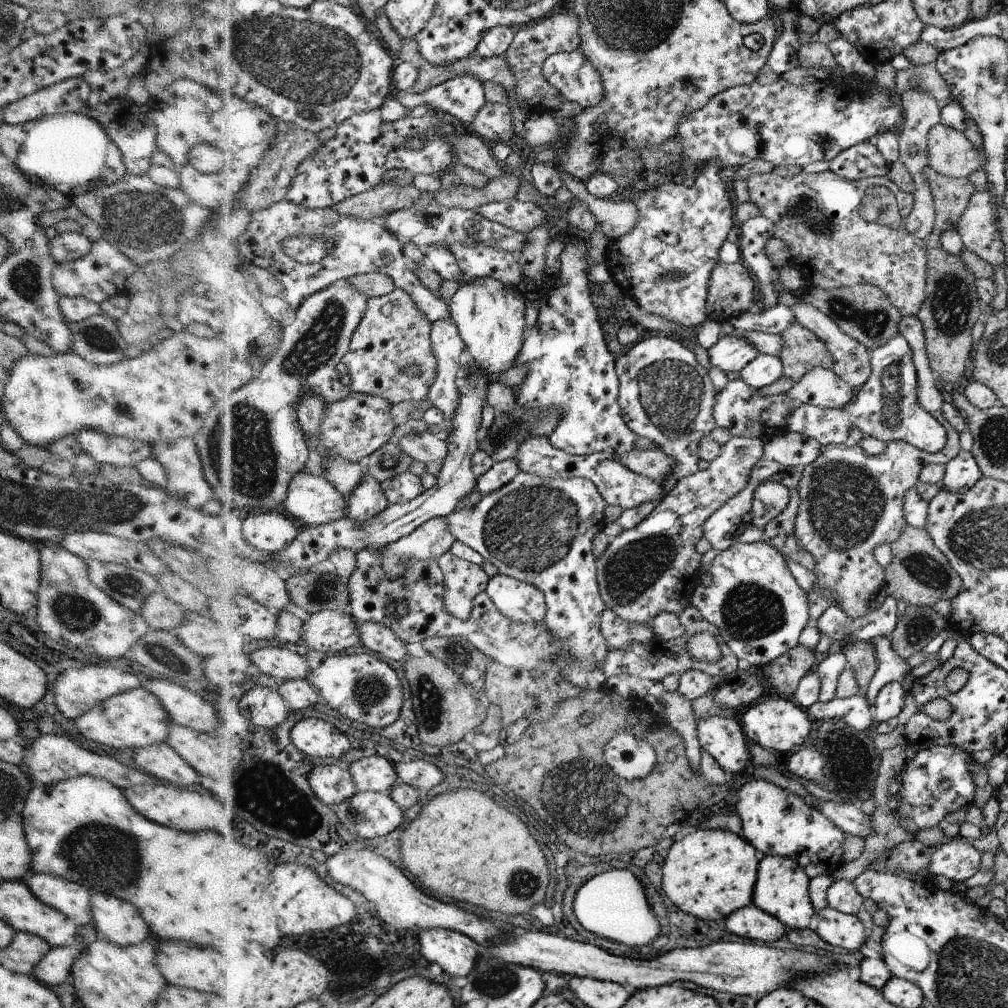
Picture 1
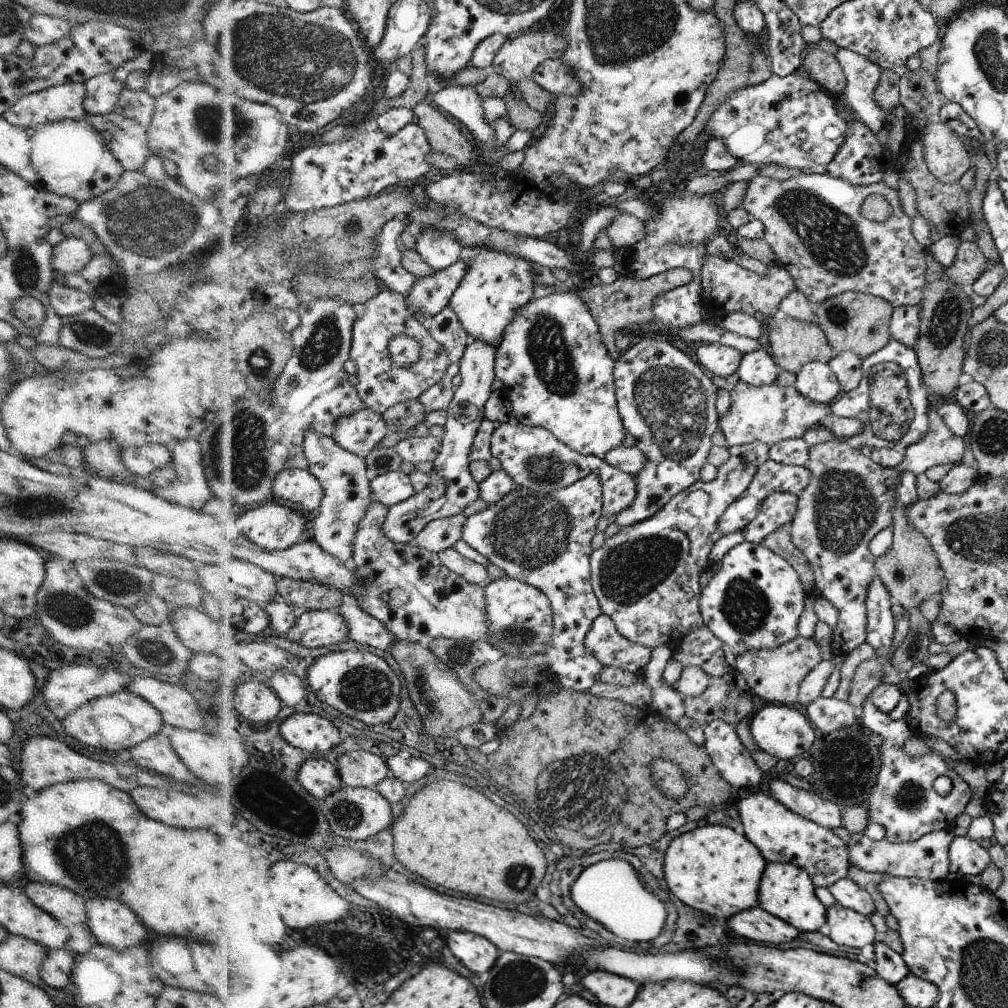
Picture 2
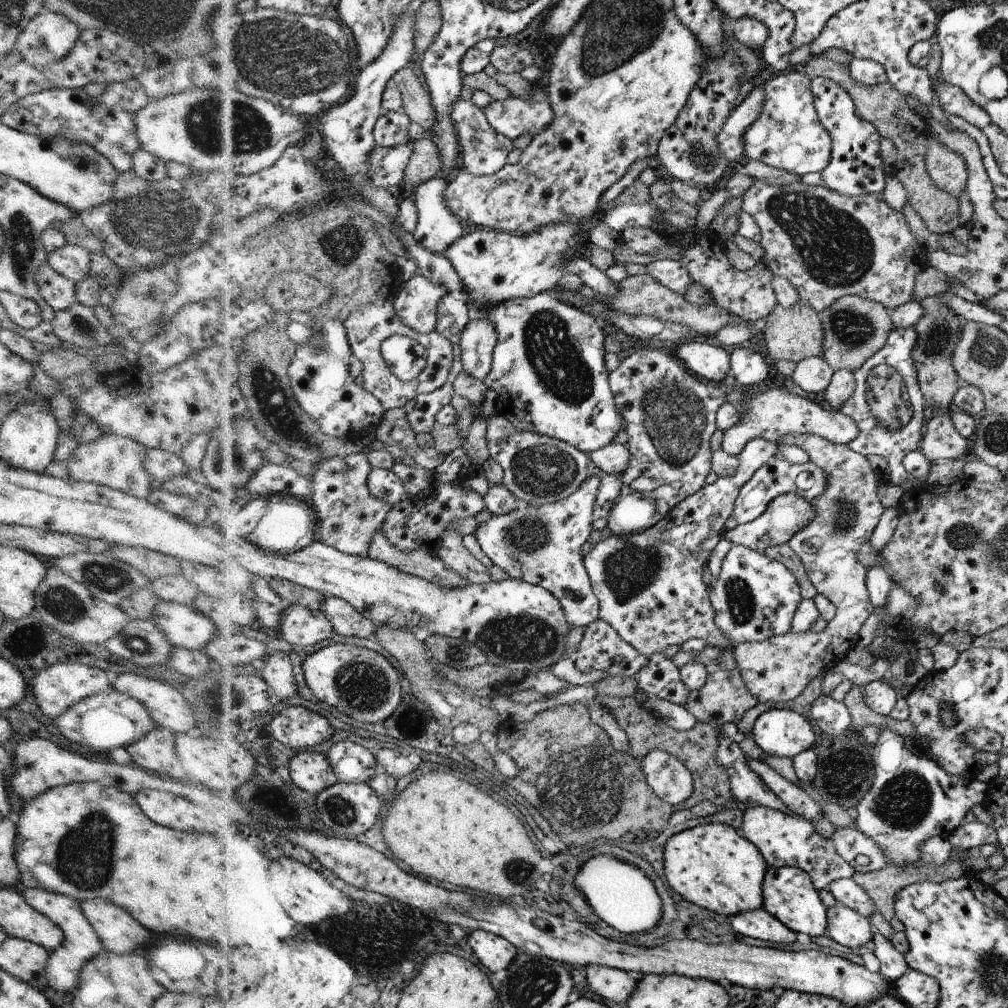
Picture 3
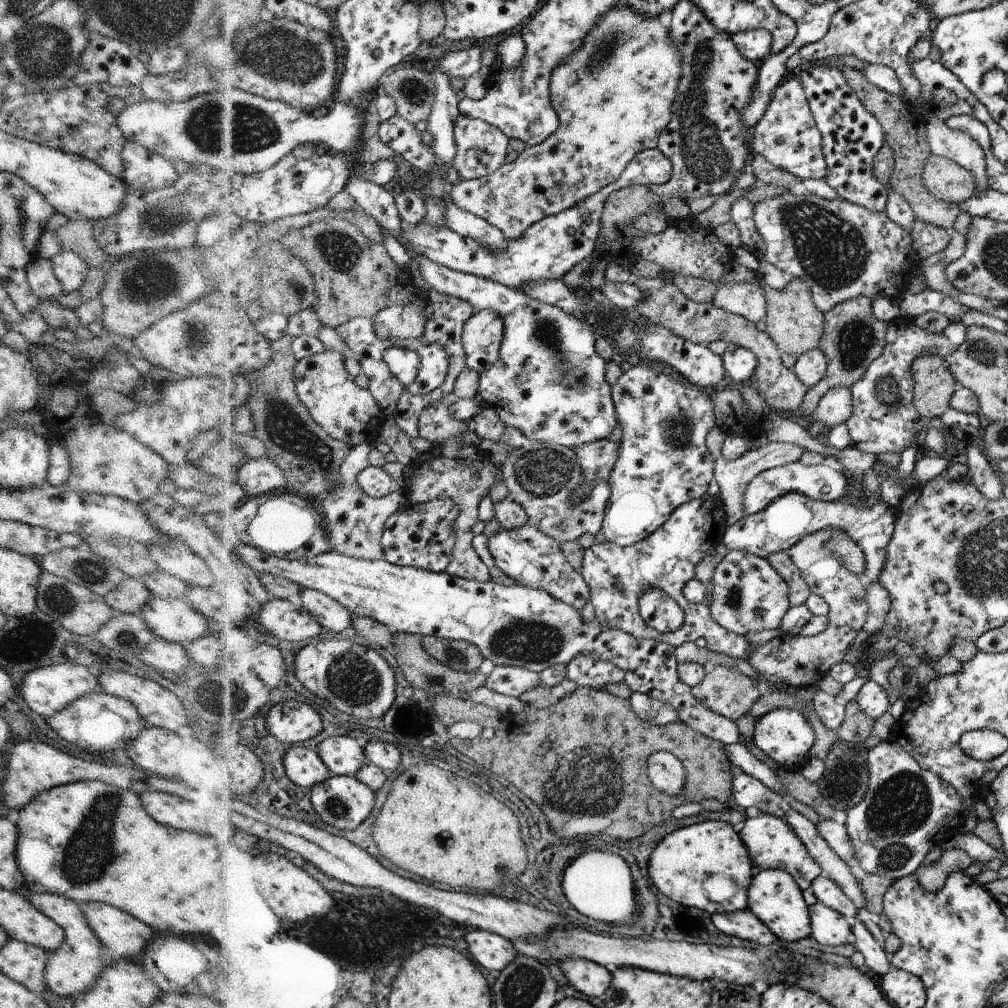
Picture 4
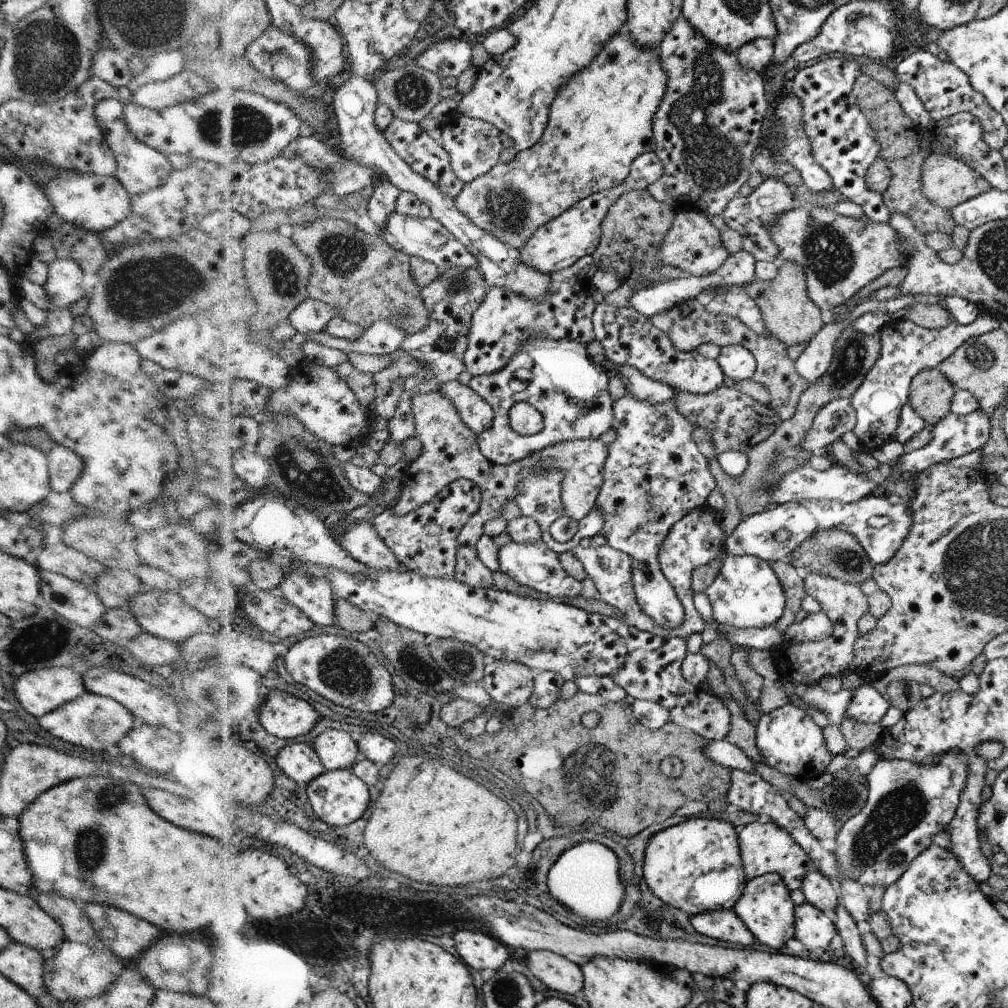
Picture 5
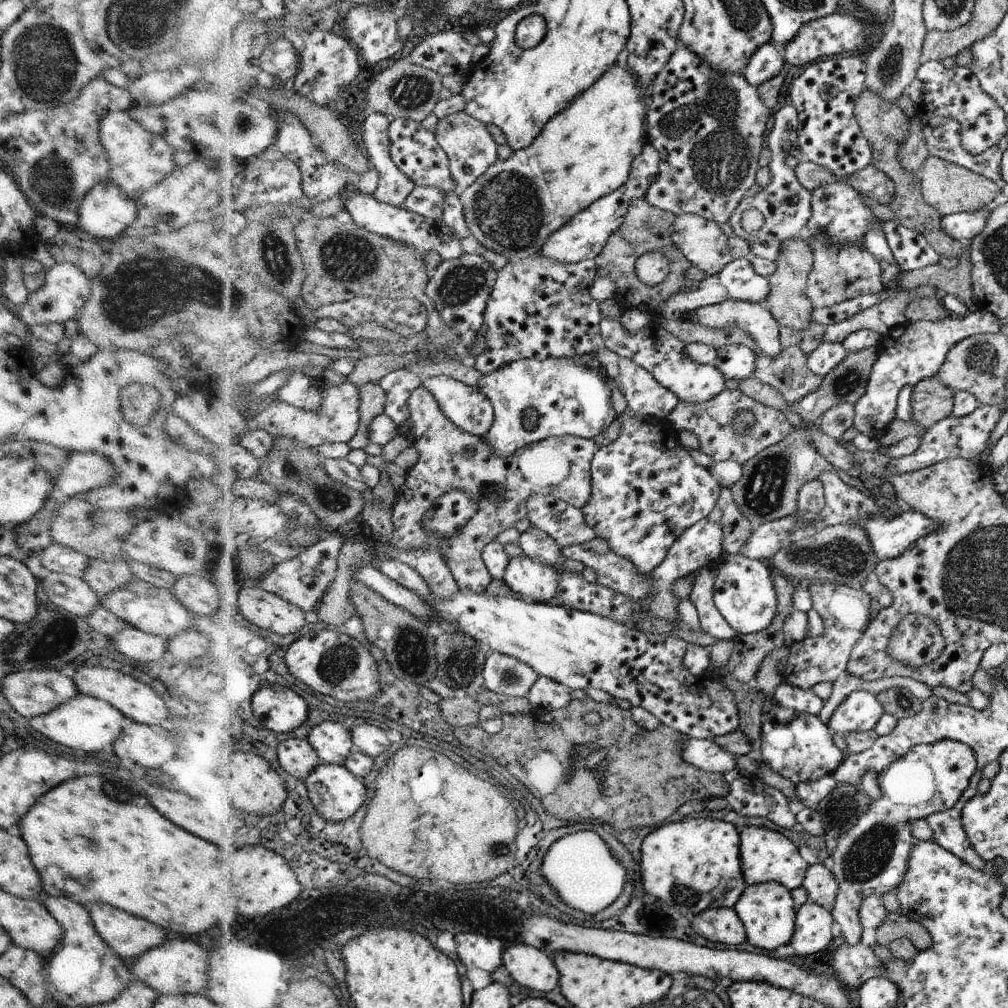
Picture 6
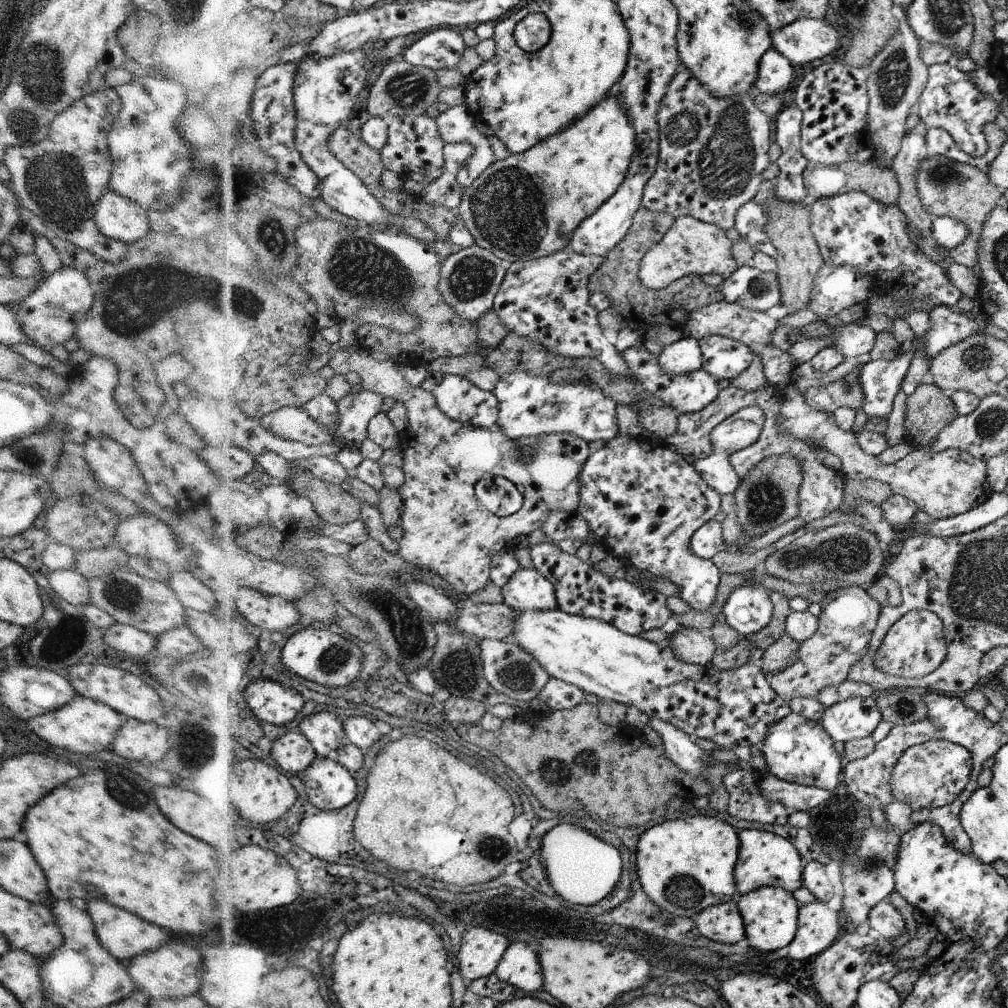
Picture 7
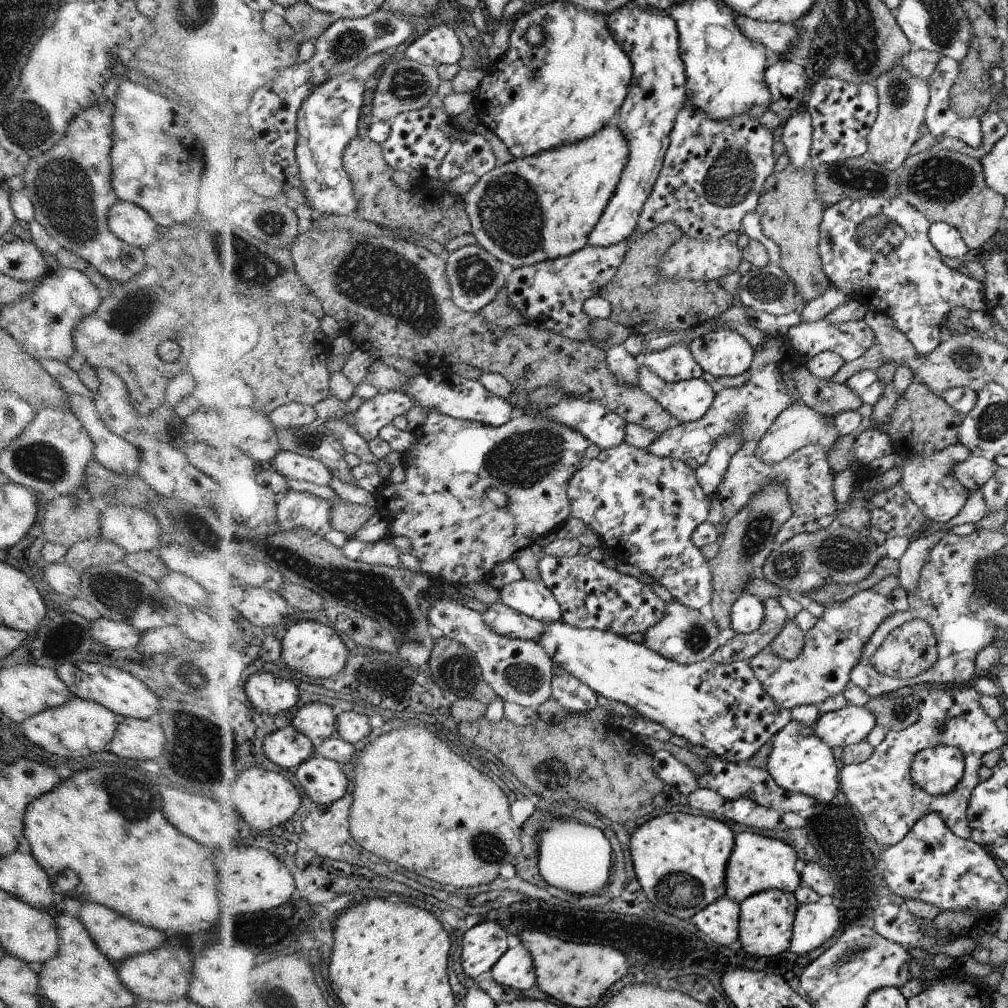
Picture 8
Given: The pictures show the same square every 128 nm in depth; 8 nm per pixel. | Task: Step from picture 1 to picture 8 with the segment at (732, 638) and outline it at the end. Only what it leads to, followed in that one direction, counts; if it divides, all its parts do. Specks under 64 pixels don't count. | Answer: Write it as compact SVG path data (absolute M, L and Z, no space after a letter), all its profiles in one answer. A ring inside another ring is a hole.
M742 594L730 608L731 628L736 635L754 633L761 628L765 620L764 600L750 595Z

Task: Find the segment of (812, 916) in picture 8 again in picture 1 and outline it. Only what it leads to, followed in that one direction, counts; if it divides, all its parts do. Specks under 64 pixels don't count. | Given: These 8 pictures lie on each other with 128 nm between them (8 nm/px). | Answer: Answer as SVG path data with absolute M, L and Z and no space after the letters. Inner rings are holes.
M825 907L816 913L818 926L816 933L826 943L848 950L858 951L868 940L869 933L855 916Z

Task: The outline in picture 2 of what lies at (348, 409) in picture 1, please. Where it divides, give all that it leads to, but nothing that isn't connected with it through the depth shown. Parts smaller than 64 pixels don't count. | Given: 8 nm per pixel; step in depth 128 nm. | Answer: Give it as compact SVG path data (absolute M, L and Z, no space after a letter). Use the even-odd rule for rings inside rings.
M366 407L358 413L343 417L331 436L345 450L366 455L380 446L390 432L385 416Z

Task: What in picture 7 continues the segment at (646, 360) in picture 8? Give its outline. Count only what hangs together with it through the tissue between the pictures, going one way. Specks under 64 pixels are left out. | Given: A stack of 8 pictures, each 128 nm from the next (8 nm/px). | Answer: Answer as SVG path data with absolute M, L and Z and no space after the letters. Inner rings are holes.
M683 336L666 345L660 354L660 363L662 370L672 376L682 376L684 373L702 369L703 358L698 339Z

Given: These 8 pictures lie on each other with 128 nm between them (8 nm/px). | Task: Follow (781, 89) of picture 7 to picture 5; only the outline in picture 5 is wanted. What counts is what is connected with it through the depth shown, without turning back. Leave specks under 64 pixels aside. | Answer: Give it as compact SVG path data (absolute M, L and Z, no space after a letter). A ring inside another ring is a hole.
M758 38L737 50L741 66L758 73L770 73L775 46L772 39Z

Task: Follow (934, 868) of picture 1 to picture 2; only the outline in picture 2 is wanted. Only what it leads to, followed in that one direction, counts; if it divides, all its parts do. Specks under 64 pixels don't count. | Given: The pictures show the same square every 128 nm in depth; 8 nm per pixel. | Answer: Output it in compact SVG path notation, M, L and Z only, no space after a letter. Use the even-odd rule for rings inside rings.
M954 836L948 850L949 873L980 875L988 863L987 850L968 836Z

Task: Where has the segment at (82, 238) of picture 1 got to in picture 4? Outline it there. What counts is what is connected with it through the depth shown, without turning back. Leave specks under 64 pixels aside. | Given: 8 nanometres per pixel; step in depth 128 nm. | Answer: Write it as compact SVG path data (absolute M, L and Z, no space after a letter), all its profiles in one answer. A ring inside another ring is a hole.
M60 251L51 258L51 265L54 278L62 284L60 297L80 289L89 271L85 259L74 252Z

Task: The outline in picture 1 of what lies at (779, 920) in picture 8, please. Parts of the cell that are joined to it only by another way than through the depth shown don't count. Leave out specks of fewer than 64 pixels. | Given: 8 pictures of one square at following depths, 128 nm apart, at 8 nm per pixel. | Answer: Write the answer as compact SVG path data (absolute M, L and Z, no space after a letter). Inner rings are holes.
M766 855L762 858L752 904L760 907L767 914L773 915L776 919L780 919L786 928L805 929L815 912L809 898L809 883L808 874L793 859L779 855Z

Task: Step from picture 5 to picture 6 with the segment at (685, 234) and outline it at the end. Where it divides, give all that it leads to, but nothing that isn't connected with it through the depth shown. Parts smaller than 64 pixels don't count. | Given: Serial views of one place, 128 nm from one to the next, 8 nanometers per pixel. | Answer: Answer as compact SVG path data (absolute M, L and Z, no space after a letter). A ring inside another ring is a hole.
M693 213L677 216L672 226L671 240L677 249L682 252L684 258L694 267L704 271L706 275L718 273L727 263L733 260L727 244L729 238L723 234L719 225Z

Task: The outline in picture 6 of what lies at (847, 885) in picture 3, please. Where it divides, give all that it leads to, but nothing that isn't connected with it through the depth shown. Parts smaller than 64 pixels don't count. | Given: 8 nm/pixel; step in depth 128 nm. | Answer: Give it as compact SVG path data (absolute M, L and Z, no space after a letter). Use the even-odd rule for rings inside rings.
M822 863L809 866L801 886L806 890L808 903L817 903L826 909L831 909L835 904L838 884L833 873Z

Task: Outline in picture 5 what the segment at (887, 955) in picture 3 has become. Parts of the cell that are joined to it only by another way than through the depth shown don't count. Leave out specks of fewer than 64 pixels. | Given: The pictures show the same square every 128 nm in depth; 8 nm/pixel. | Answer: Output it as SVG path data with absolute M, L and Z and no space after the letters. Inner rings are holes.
M839 904L836 908L835 918L837 920L838 935L842 937L845 944L842 955L853 960L859 971L864 971L868 966L867 951L861 940L856 920L842 904Z

